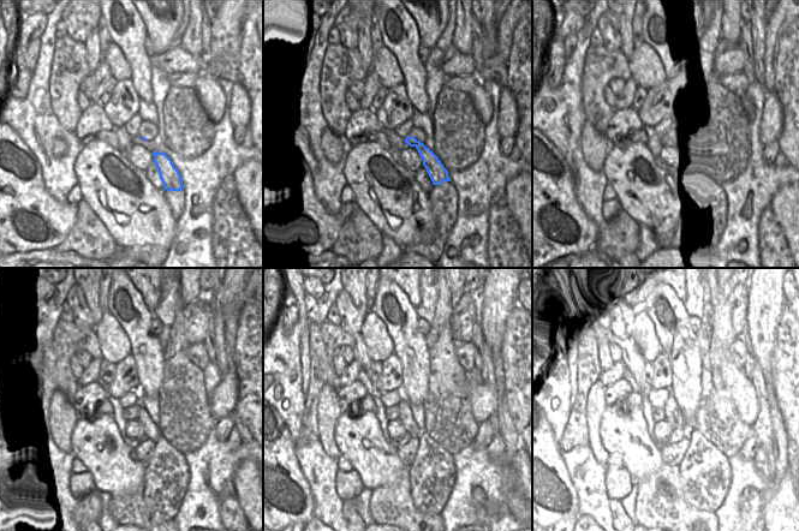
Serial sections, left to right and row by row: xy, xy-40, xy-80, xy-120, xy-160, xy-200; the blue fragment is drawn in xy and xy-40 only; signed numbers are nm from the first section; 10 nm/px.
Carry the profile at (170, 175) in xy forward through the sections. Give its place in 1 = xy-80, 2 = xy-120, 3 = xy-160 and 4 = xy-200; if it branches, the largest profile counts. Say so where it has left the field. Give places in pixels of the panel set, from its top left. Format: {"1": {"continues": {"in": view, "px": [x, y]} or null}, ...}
{"1": {"continues": {"in": "xy-80", "px": [695, 162]}}, "2": {"continues": {"in": "xy-120", "px": [151, 430]}}, "3": {"continues": {"in": "xy-160", "px": [405, 416]}}, "4": {"continues": {"in": "xy-200", "px": [673, 415]}}}

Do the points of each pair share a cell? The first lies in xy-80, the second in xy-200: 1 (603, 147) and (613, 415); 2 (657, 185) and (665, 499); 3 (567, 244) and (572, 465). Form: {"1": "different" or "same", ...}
{"1": "different", "2": "different", "3": "different"}

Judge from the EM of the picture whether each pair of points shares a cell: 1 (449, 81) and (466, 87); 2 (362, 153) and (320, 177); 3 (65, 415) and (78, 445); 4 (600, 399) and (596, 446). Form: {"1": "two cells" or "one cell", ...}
{"1": "one cell", "2": "two cells", "3": "two cells", "4": "one cell"}

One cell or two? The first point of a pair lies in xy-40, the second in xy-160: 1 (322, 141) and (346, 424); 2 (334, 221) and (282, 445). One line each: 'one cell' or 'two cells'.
1: two cells
2: one cell

